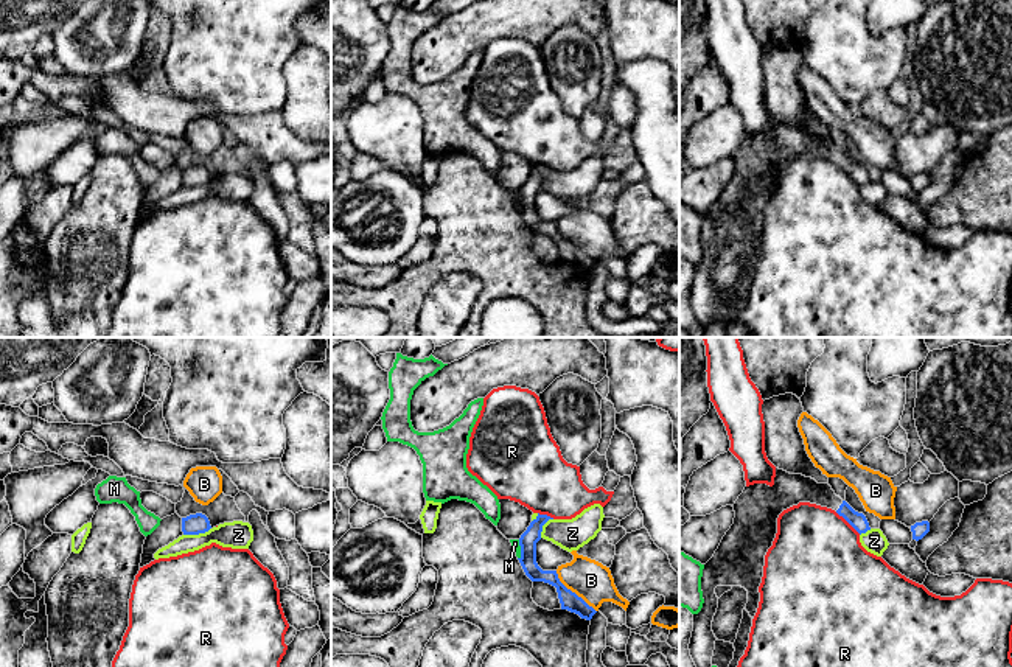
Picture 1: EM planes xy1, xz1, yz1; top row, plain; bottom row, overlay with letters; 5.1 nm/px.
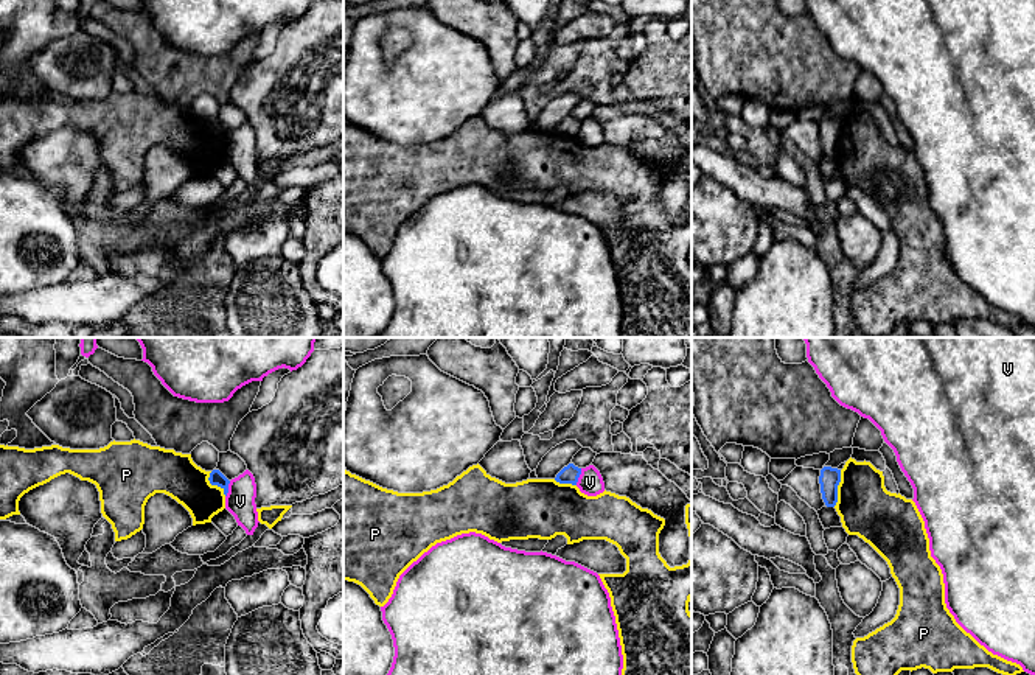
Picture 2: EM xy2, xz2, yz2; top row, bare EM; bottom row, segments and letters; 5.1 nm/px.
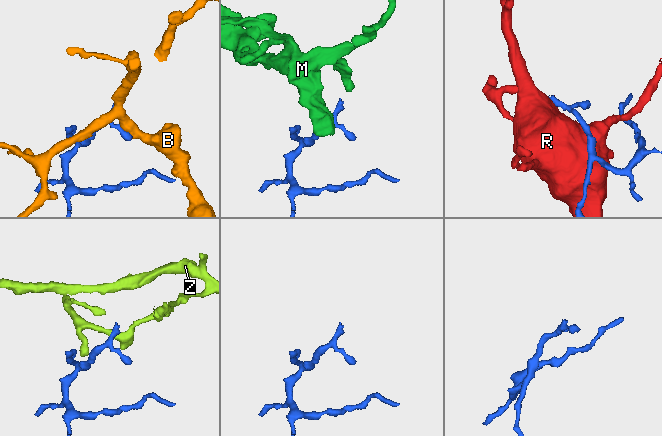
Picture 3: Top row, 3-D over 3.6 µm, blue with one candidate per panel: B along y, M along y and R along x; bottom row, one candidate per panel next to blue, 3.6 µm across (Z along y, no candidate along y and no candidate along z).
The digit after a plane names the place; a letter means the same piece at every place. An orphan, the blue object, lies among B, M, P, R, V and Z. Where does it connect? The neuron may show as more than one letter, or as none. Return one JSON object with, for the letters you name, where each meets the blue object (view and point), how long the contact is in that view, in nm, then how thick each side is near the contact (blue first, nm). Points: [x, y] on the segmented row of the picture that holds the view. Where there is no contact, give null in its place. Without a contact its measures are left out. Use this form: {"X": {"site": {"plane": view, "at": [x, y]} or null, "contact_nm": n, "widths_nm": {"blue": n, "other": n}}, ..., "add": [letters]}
{"add": []}

